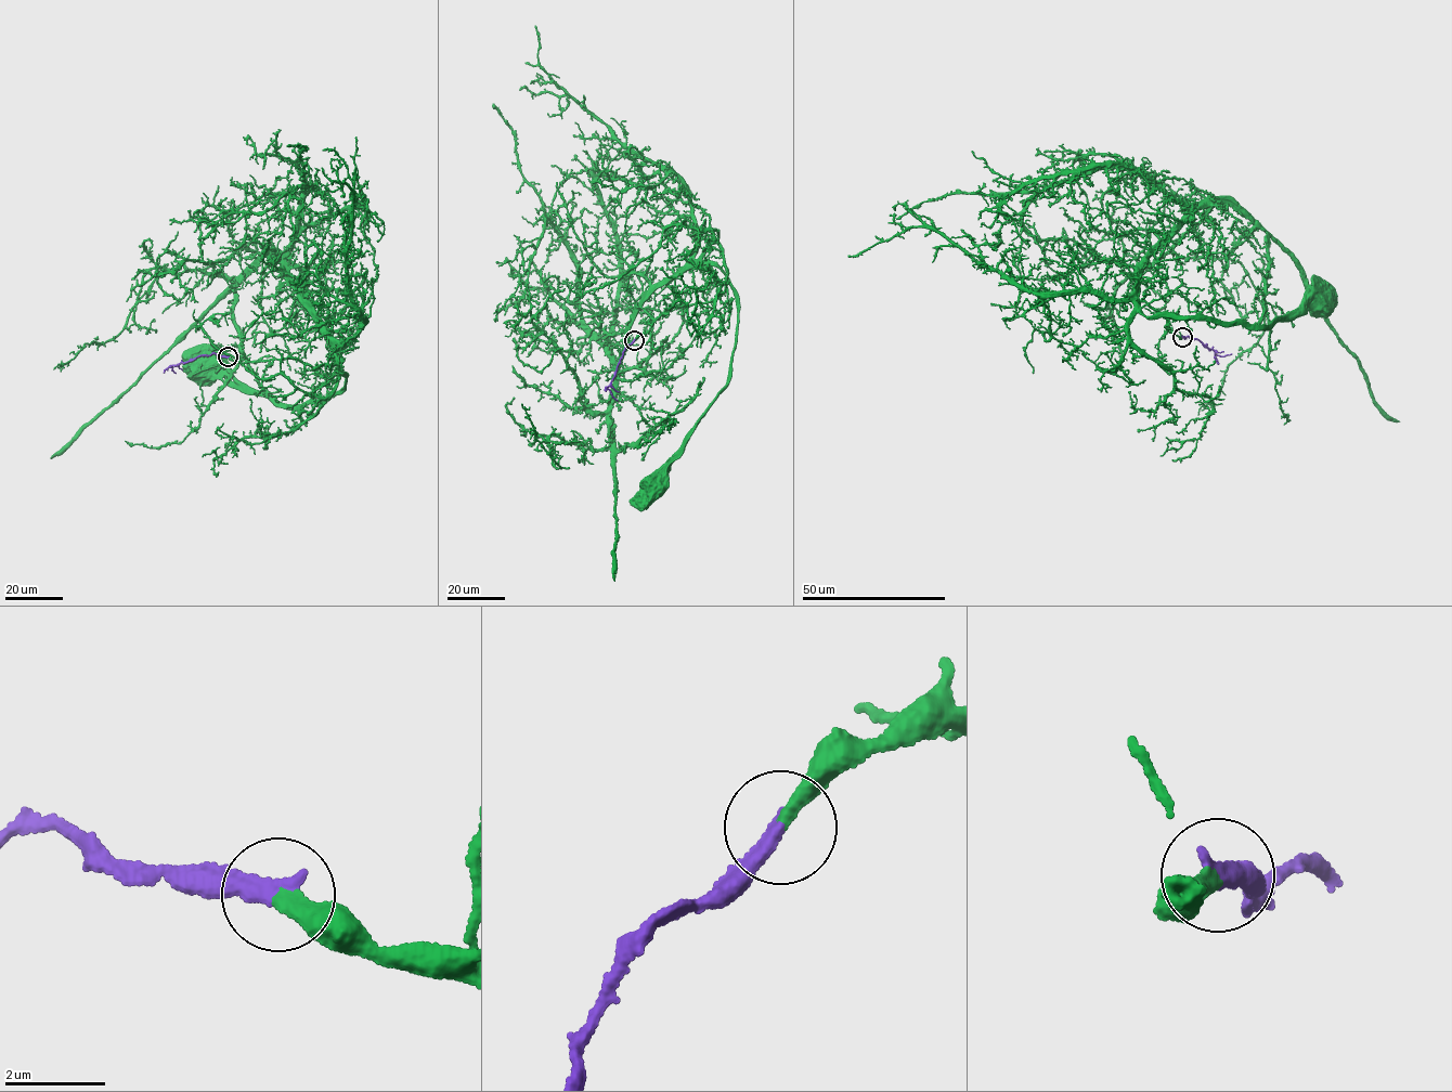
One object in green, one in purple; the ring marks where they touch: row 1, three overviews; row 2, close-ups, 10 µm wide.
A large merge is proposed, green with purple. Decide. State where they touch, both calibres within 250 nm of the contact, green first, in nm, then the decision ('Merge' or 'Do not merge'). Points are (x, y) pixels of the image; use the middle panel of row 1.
Place: (634, 340). Thickness 320 nm (green) against 360 nm. Merge

